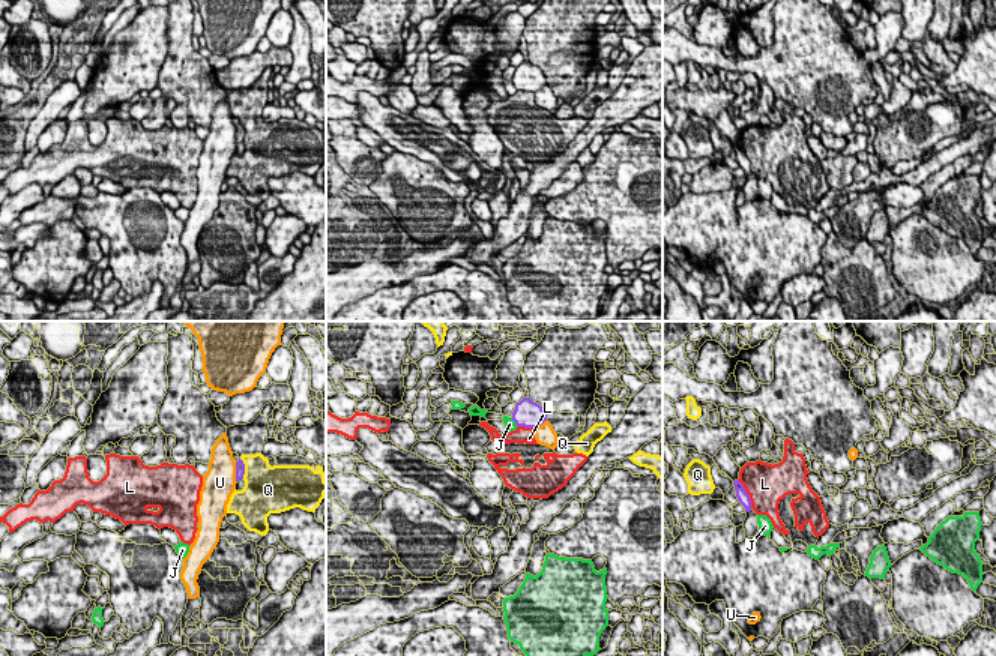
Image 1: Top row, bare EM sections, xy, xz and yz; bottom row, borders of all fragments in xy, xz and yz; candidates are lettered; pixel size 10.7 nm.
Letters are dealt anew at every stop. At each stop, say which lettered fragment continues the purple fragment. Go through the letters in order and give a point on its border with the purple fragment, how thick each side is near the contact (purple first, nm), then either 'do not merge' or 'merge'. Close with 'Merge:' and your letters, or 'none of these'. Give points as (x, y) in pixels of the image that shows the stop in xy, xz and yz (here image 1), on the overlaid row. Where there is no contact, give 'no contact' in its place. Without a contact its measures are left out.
J: contact xz (514, 421); calibres 280 and 120 nm; do not merge
L: contact yz (747, 494); calibres 130 and 440 nm; do not merge
Q: contact xy (244, 469); calibres 100 and 380 nm; do not merge
U: contact xy (236, 473); calibres 100 and 360 nm; do not merge
Merge: none of these

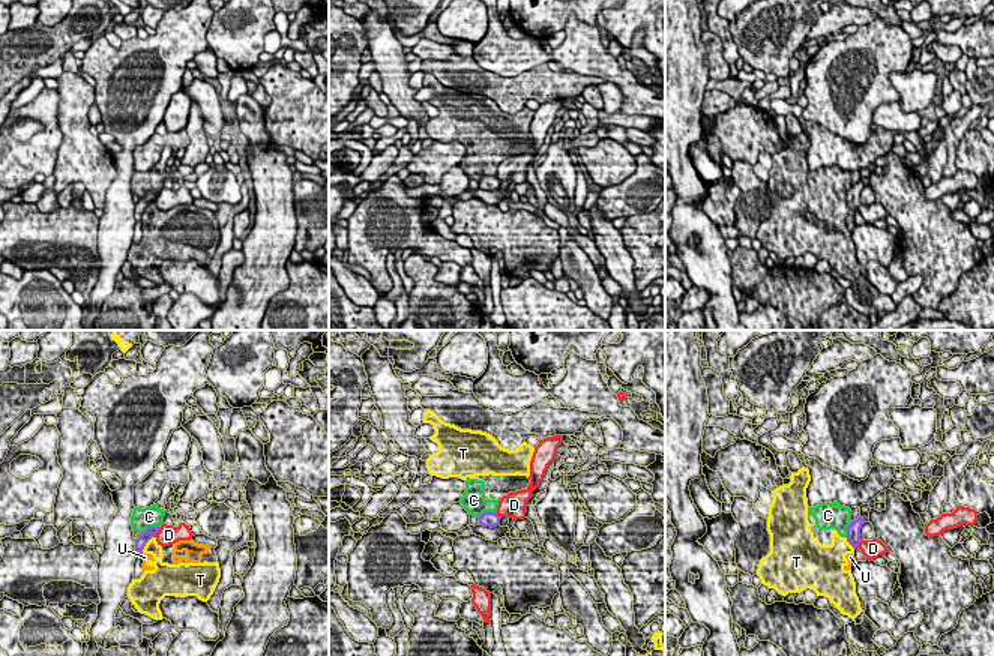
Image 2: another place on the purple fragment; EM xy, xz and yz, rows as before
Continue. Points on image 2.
C: contact xy (149, 527); calibres 130 and 220 nm; do not merge
D: contact xy (156, 532); calibres 130 and 220 nm; do not merge
T: contact xy (146, 542); calibres 130 and 140 nm; do not merge
U: contact xy (141, 553); calibres 130 and 70 nm; do not merge
Merge: none of these

